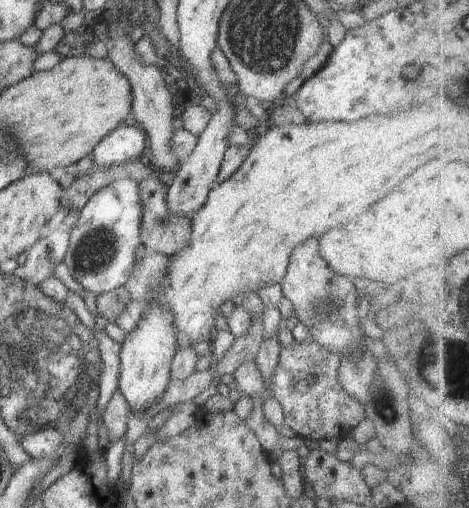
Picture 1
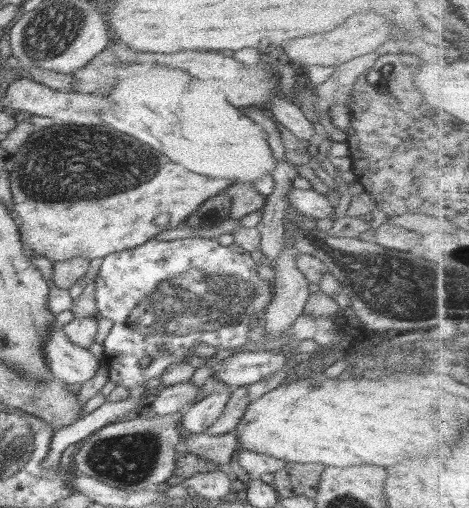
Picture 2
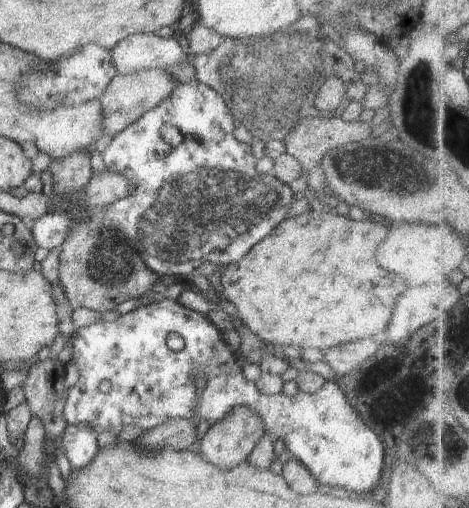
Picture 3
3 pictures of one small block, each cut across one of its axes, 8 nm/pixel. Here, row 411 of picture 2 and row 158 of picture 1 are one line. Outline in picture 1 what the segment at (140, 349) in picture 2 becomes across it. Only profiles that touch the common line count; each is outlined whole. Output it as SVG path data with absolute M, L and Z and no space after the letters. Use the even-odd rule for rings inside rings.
M138 124L133 127L117 127L103 138L90 152L95 168L111 167L148 155L148 138Z

